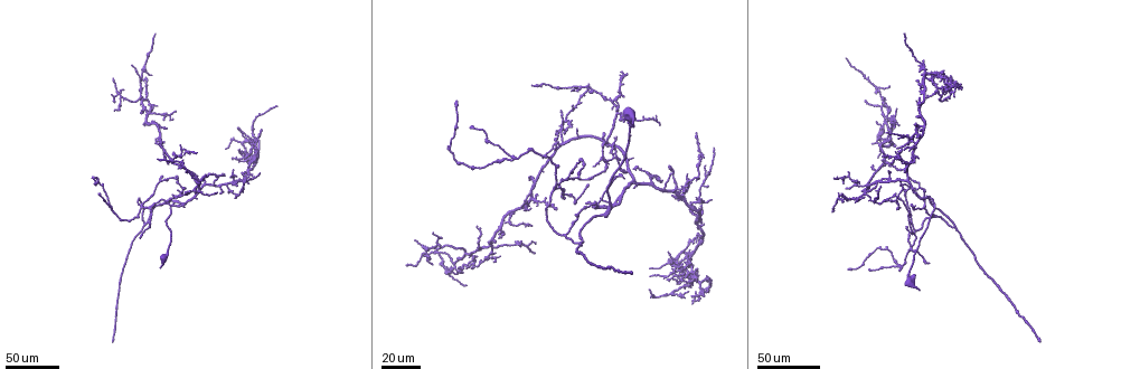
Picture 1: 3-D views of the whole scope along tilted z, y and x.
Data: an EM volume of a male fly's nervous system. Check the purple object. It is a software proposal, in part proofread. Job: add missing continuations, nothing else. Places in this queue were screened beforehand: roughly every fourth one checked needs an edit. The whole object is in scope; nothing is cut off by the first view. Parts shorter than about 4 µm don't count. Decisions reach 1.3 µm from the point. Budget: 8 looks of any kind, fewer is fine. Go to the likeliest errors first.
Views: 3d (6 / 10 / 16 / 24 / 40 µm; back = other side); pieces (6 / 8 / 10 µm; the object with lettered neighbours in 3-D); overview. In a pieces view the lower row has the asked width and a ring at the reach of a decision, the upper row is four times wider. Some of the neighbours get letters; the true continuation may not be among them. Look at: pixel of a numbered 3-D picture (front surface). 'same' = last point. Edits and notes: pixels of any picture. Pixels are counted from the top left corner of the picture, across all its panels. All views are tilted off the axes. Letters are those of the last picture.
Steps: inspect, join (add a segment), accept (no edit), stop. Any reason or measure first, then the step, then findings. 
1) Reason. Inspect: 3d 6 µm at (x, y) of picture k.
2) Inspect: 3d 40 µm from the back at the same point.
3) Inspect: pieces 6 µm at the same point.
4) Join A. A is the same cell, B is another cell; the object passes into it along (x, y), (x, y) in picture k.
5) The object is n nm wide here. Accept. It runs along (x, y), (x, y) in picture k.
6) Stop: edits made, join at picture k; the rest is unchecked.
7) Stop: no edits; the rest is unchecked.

Branch stops here. Inspect: 3d 40 µm at (201, 184) of picture 1.

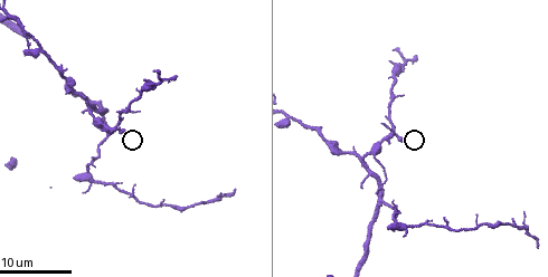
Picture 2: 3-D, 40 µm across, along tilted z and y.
Inspect: pieces 10 µm at (126, 132) of picture 2.

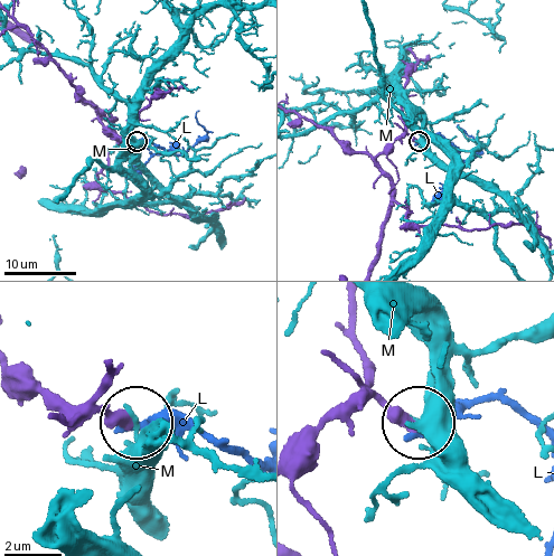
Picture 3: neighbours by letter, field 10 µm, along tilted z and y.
Accept. L and M are other cells; no lettered segment goes on from it.

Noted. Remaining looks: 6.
An open end. Inspect: 3d 24 µm at (925, 61) of picture 1.

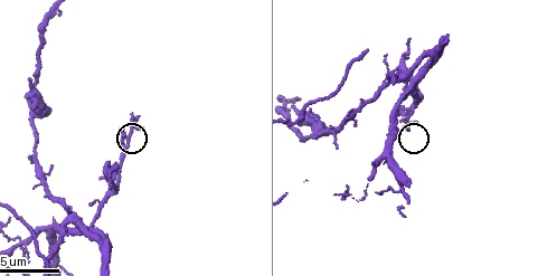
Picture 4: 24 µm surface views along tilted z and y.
Inspect: pieces 10 µm at (137, 116) of picture 4.

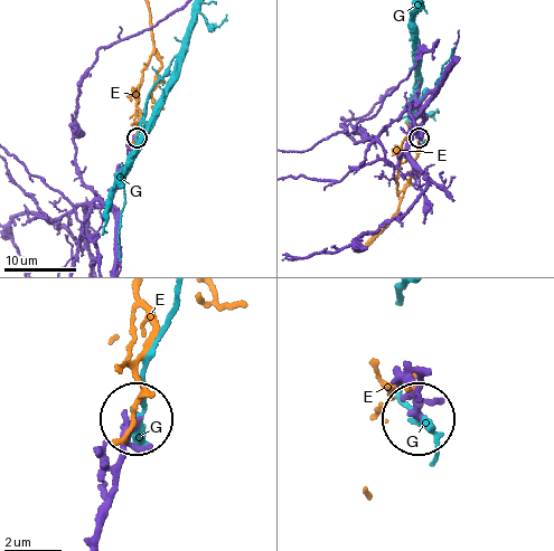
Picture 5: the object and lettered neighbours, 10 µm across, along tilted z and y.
Accept. E and G are other cells; none of them fits.

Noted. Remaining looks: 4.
An open end. Inspect: 3d 40 µm at (1038, 343) of picture 1.

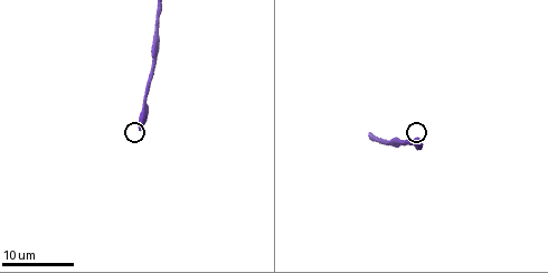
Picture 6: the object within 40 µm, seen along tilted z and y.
Inspect: pieces 6 µm at (420, 141) of picture 6.

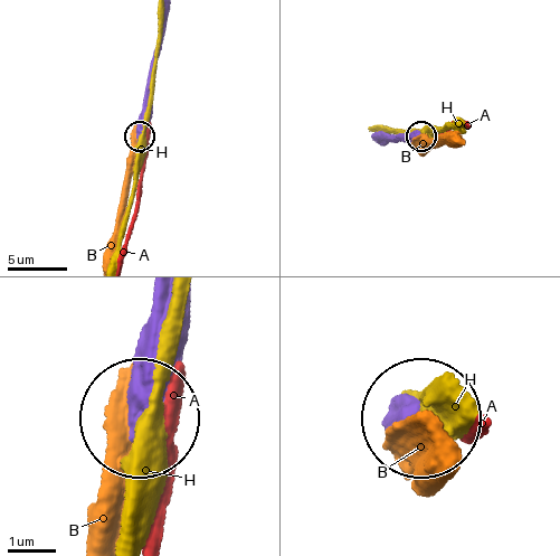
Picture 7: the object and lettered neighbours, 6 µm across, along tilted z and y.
The object is 410 nm wide here. Accept. A, B and H are other cells; it runs along (161, 13), (141, 133) in picture 7; no lettered segment goes on from it.

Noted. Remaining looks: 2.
An open end. Inspect: 3d 24 µm at (499, 237) of picture 1.

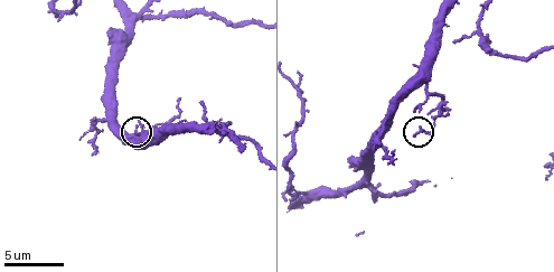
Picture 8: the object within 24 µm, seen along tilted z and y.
What lies round it. Inspect: pieces 10 µm at (138, 118) of picture 8.

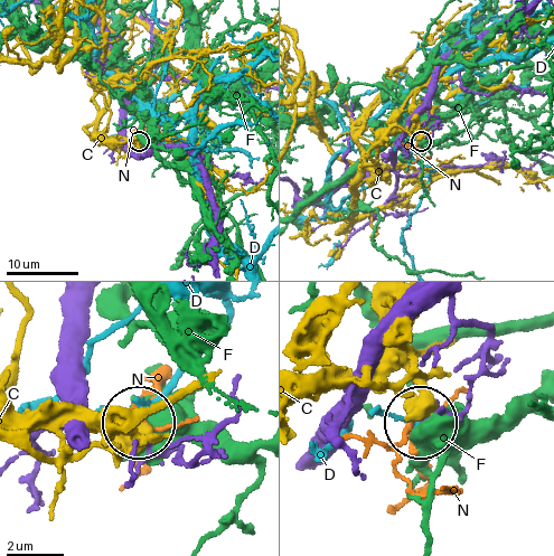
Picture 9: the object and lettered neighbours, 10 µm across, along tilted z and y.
Accept. C, D, F and N are other cells; none of them fits.

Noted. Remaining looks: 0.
Stop: no edits; the rest is unchecked.

